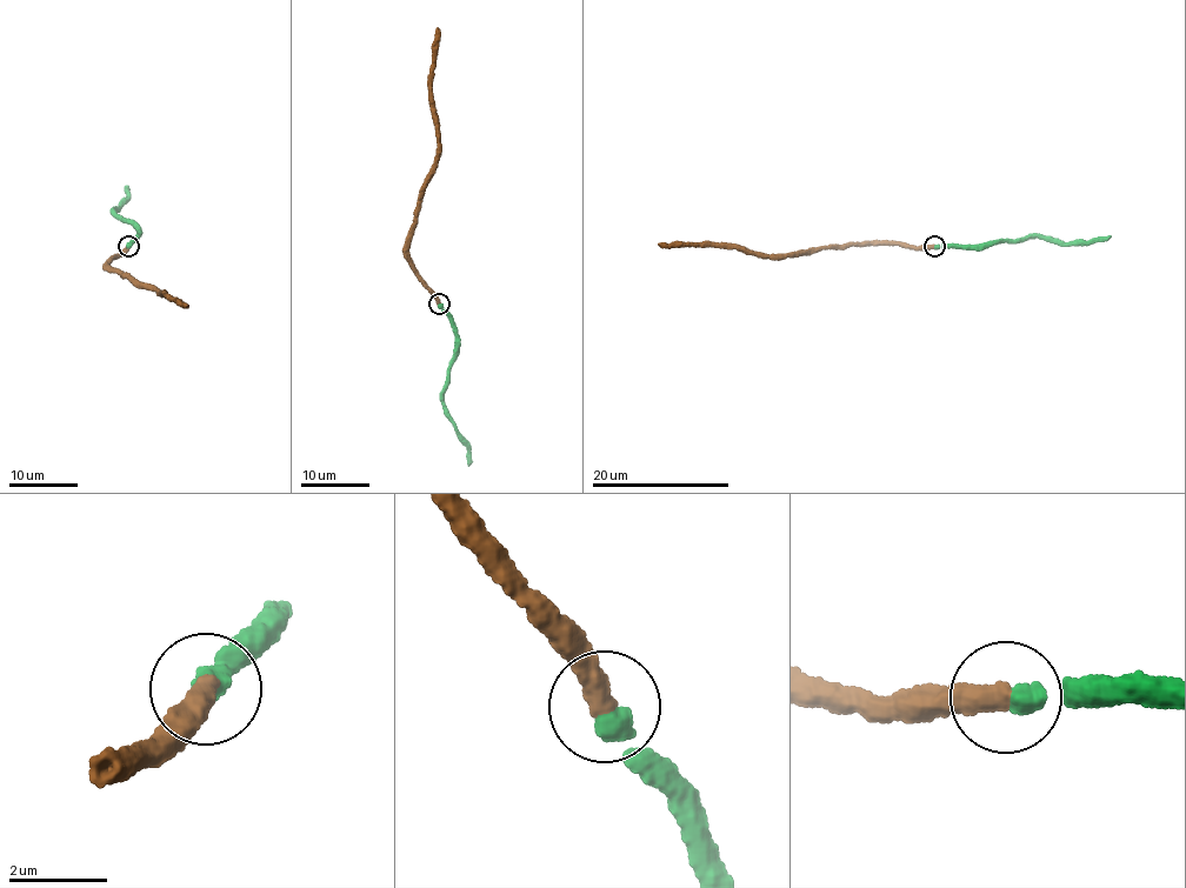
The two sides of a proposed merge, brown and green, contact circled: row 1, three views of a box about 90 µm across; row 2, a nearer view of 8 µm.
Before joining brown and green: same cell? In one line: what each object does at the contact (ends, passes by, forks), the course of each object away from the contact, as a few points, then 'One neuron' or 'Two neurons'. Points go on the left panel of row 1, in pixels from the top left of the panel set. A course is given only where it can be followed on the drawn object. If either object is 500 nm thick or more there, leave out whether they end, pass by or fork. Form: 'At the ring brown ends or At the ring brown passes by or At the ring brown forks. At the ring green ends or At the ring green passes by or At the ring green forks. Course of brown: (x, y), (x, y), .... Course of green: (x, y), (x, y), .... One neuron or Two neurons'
At the ring brown ends. At the ring green ends. Course of brown: (127, 246), (110, 262), (112, 269), (157, 291), (161, 296), (162, 293), (171, 301), (187, 305). Course of green: (127, 246), (138, 233), (130, 222), (111, 211), (126, 199), (125, 186). One neuron

